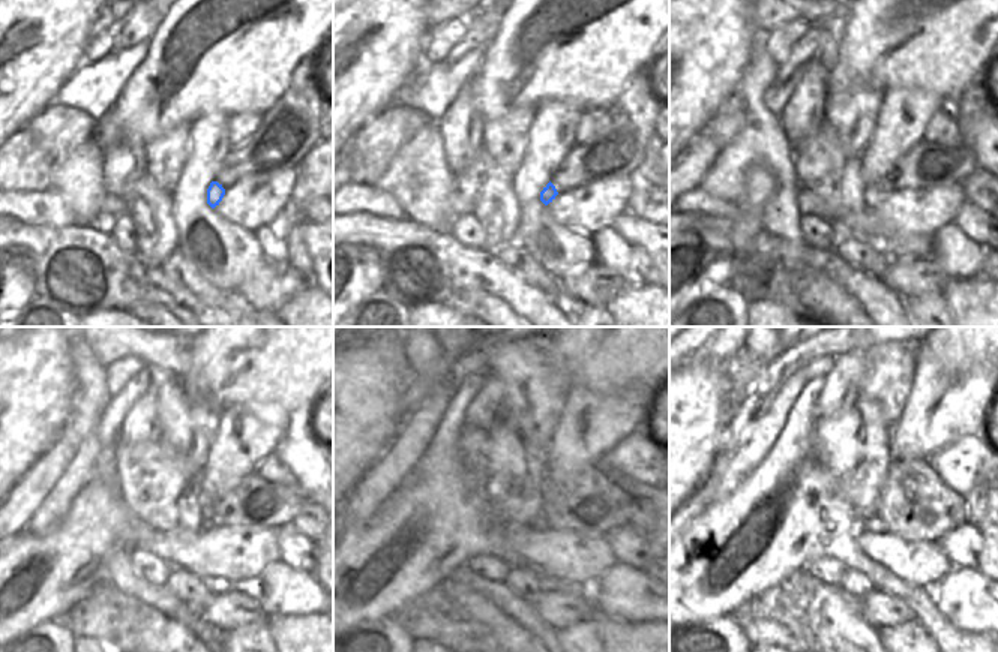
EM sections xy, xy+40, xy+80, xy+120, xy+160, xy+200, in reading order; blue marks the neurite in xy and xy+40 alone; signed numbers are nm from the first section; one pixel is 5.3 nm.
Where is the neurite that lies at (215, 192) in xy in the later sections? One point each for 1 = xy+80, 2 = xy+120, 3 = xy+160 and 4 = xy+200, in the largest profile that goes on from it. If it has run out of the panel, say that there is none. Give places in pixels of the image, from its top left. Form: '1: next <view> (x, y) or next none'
1: next xy+80 (884, 188)
2: next xy+120 (206, 523)
3: next xy+160 (539, 523)
4: next xy+200 (874, 523)

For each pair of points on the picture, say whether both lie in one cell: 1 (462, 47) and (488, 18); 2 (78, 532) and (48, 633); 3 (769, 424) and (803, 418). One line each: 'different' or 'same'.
1: same
2: different
3: different

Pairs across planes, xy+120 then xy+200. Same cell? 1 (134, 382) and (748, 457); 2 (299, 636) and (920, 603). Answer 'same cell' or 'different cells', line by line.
1: different cells
2: same cell

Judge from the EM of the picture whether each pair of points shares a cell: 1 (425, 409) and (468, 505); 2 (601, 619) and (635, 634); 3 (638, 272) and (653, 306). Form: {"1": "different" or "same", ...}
{"1": "different", "2": "same", "3": "different"}

